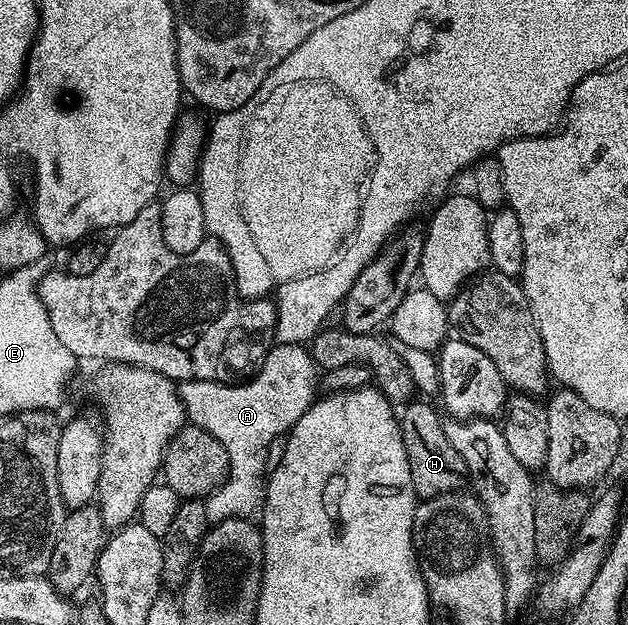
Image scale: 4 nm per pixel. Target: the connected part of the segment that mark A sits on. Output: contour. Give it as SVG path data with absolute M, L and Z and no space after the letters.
M274 344L265 356L261 370L253 374L244 383L222 383L219 381L183 381L179 385L181 402L185 408L185 416L192 424L207 430L219 443L223 443L223 451L227 451L229 474L223 484L208 497L204 498L207 519L211 523L226 521L232 517L252 518L262 508L267 484L264 464L267 460L267 447L275 436L288 434L289 428L301 418L315 400L313 392L319 389L319 370L313 361L312 352L304 344Z

